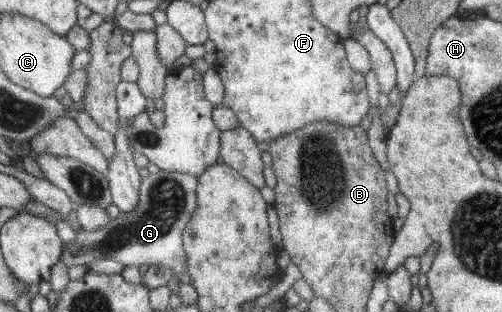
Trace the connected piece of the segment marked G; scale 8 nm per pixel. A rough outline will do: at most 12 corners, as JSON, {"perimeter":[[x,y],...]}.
{"perimeter":[[143,172],[136,209],[65,245],[68,268],[104,258],[187,271],[197,177]]}

